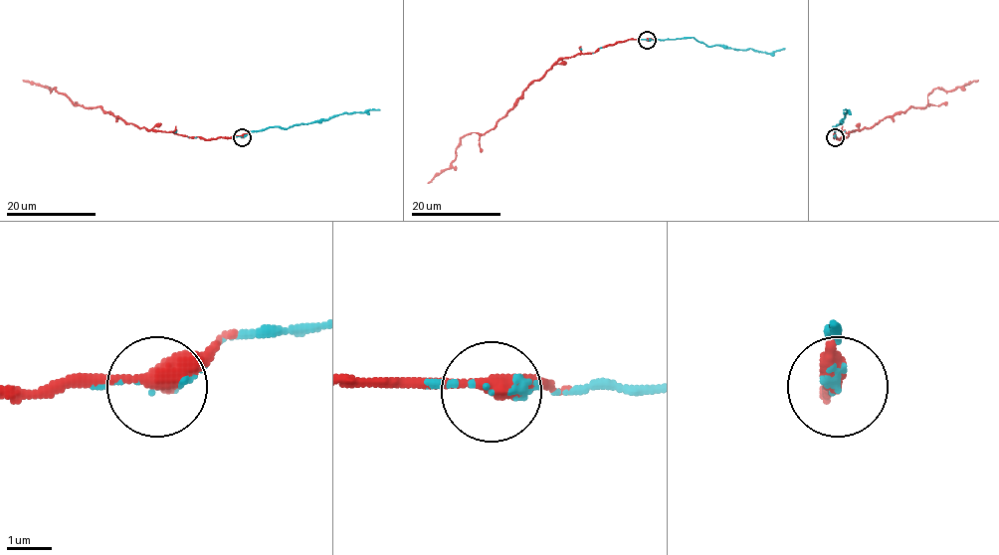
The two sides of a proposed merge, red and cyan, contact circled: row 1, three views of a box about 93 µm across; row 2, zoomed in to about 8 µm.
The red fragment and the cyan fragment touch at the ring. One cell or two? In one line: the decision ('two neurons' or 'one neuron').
one neuron

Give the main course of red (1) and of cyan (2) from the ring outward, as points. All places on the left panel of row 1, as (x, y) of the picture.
1: (242, 137), (210, 139), (138, 128), (99, 106), (75, 104), (54, 88), (50, 91), (23, 80)
2: (242, 137), (249, 131), (270, 127), (289, 128), (345, 112), (379, 109)

